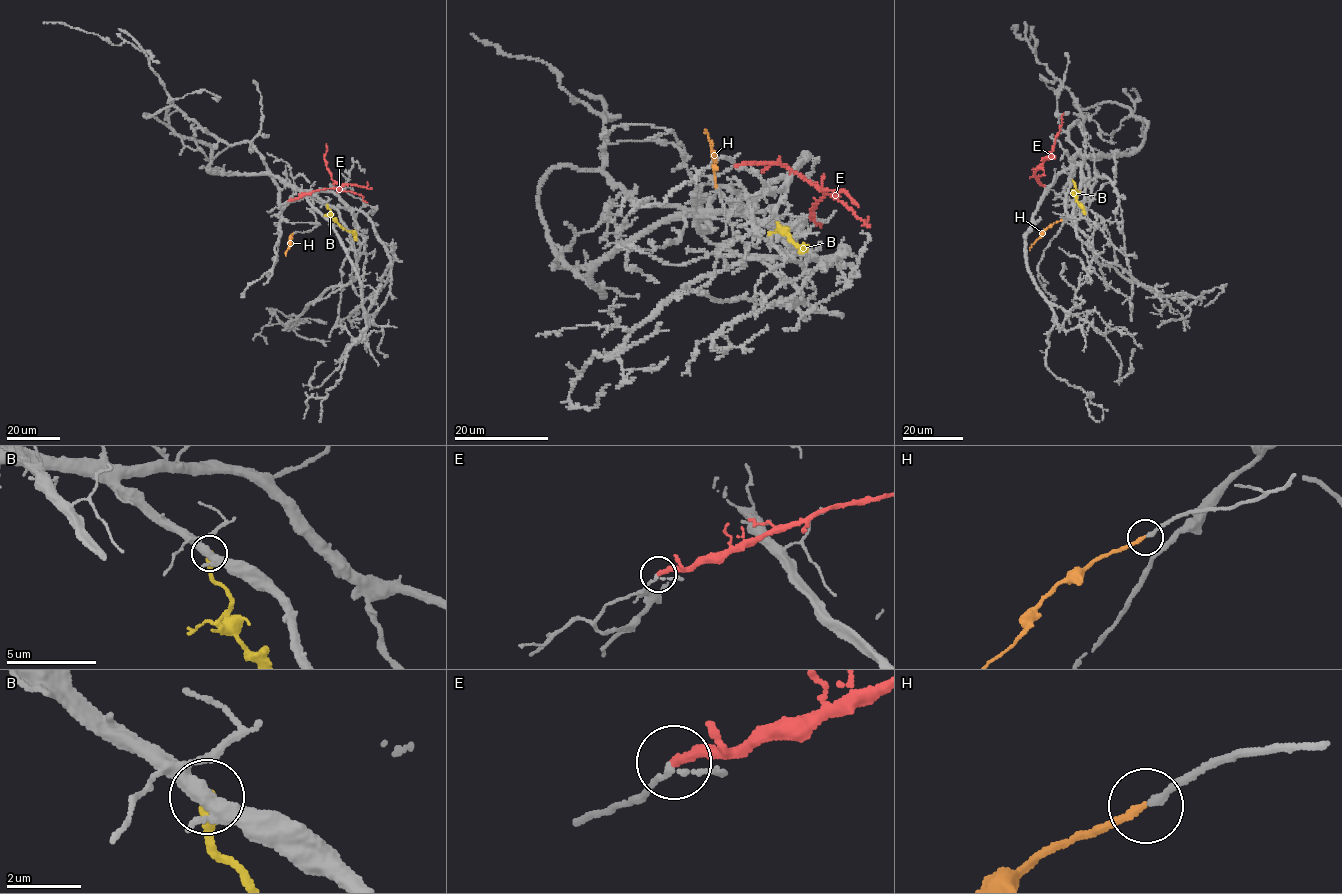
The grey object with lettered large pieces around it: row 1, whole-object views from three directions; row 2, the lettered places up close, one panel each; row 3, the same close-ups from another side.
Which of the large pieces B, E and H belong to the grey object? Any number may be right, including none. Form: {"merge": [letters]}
{"merge": ["H"]}

